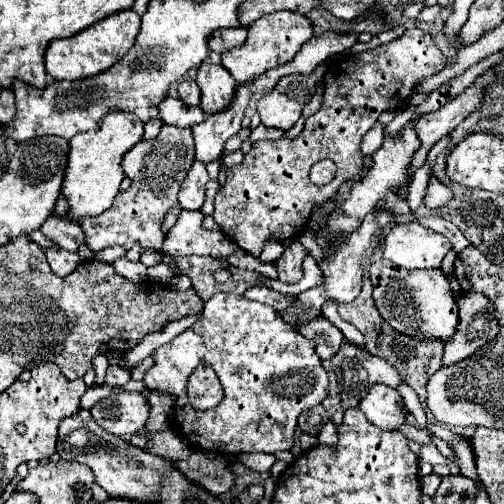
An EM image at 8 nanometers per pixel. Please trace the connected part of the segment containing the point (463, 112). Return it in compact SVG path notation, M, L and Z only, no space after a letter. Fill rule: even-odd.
M488 70L486 74L482 74L480 78L476 78L476 82L466 88L462 94L458 94L456 98L452 98L450 102L446 102L442 108L434 110L434 112L426 112L420 114L412 124L416 128L416 134L420 138L420 148L416 150L416 156L412 160L412 164L408 166L408 184L404 184L404 188L398 188L396 194L408 198L408 186L414 178L414 172L424 166L424 160L432 148L432 144L436 144L442 136L450 134L472 110L476 110L482 102L484 96L484 86L494 82L494 72Z

